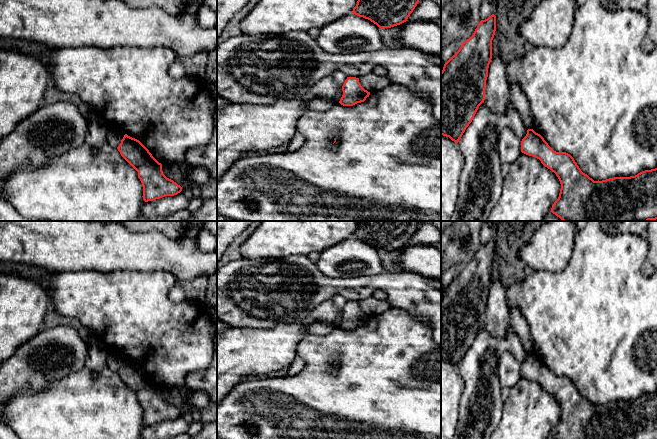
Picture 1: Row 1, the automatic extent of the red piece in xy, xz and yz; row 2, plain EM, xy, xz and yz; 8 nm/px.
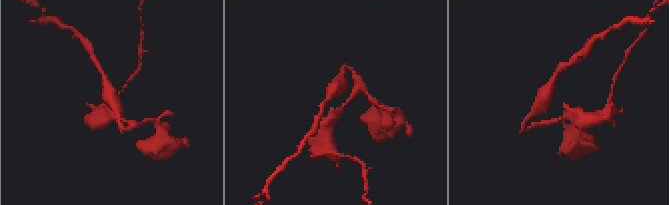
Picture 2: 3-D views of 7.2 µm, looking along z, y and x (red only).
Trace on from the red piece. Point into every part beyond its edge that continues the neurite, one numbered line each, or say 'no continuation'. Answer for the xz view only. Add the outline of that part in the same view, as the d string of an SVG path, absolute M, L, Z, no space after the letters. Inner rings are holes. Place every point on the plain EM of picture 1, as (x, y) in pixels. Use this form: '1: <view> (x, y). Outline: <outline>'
no continuation

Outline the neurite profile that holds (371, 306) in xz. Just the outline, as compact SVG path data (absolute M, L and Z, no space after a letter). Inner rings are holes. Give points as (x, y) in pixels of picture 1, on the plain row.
M369 297L359 302L361 310L368 316L377 315L386 312L392 305L388 300L377 300L374 297Z

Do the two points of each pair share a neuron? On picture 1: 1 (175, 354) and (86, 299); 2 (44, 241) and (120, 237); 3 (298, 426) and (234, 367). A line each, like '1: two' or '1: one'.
1: one
2: one
3: two

